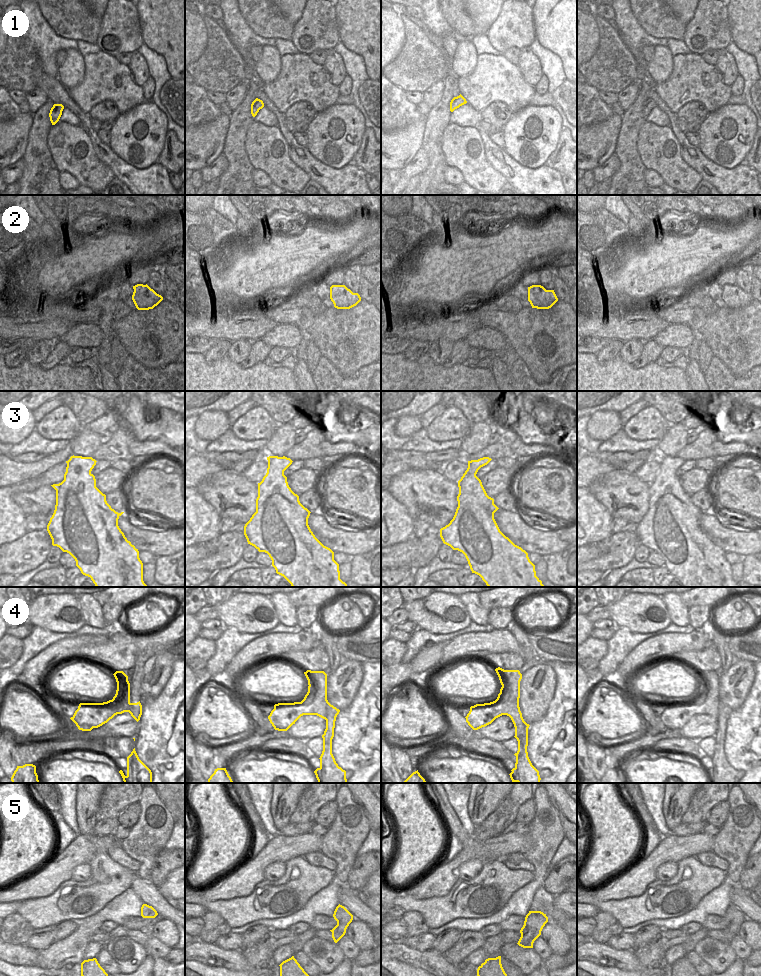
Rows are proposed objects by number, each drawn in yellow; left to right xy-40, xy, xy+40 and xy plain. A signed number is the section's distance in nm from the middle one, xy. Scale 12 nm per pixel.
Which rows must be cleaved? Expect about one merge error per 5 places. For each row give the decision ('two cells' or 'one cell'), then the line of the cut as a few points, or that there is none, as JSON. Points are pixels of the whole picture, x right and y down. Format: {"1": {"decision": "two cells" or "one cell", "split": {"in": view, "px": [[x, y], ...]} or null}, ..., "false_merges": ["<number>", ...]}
{"1": {"decision": "one cell", "split": null}, "2": {"decision": "one cell", "split": null}, "3": {"decision": "one cell", "split": null}, "4": {"decision": "two cells", "split": {"in": "xy+40", "px": [[526, 723], [523, 733], [519, 737], [520, 744], [518, 746]]}}, "5": {"decision": "one cell", "split": null}, "false_merges": ["4"]}

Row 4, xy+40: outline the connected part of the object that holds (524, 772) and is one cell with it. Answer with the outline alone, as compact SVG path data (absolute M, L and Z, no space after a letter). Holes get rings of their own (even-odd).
M526 723L524 733L519 737L521 744L518 746L518 751L514 754L516 756L515 767L509 774L512 782L517 783L540 783L539 771L532 765L527 752L528 746L528 728Z

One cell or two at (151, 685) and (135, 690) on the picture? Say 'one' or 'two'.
two

